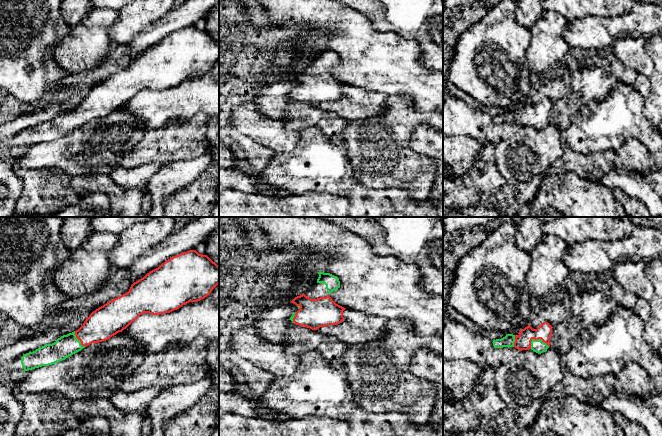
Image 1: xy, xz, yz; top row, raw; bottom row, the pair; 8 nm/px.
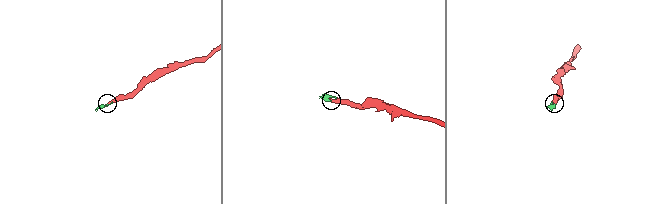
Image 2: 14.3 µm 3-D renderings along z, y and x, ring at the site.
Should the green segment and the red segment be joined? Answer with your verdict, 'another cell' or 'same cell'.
same cell

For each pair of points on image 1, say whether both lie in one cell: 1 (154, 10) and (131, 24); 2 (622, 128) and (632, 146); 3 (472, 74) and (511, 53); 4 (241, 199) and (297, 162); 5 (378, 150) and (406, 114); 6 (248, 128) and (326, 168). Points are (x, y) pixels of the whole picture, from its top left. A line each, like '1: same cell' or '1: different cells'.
1: same cell
2: different cells
3: same cell
4: different cells
5: same cell
6: different cells

